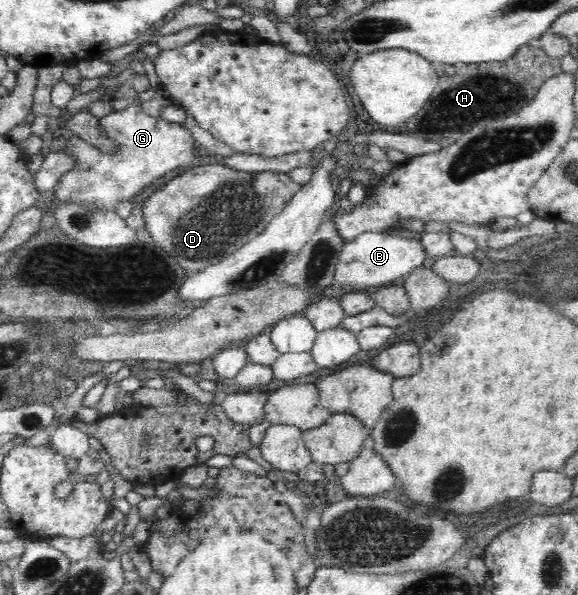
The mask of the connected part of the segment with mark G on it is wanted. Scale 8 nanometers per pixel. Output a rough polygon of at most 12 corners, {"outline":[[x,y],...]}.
{"outline":[[140,104],[100,118],[103,153],[77,134],[75,166],[54,186],[63,204],[116,210],[157,178],[190,167],[181,123]]}

